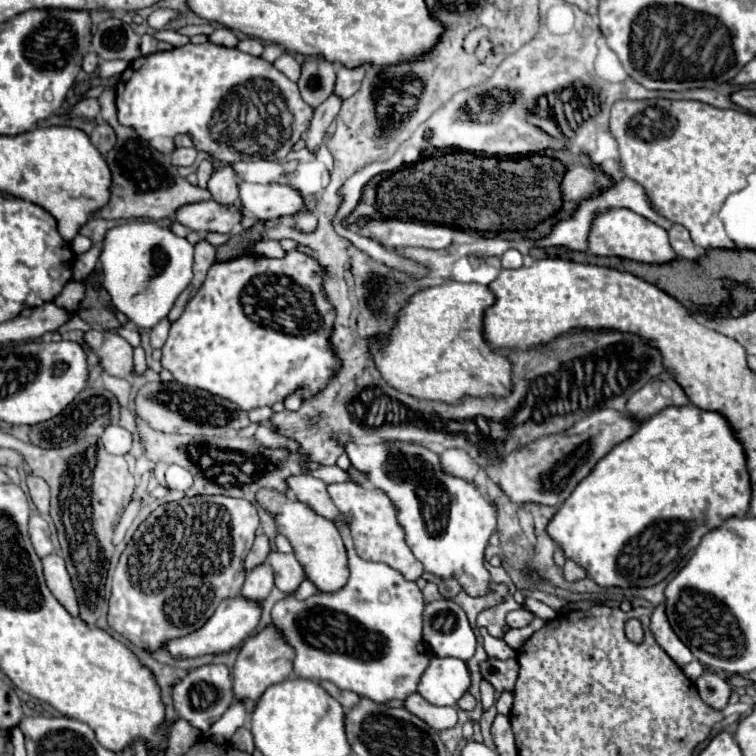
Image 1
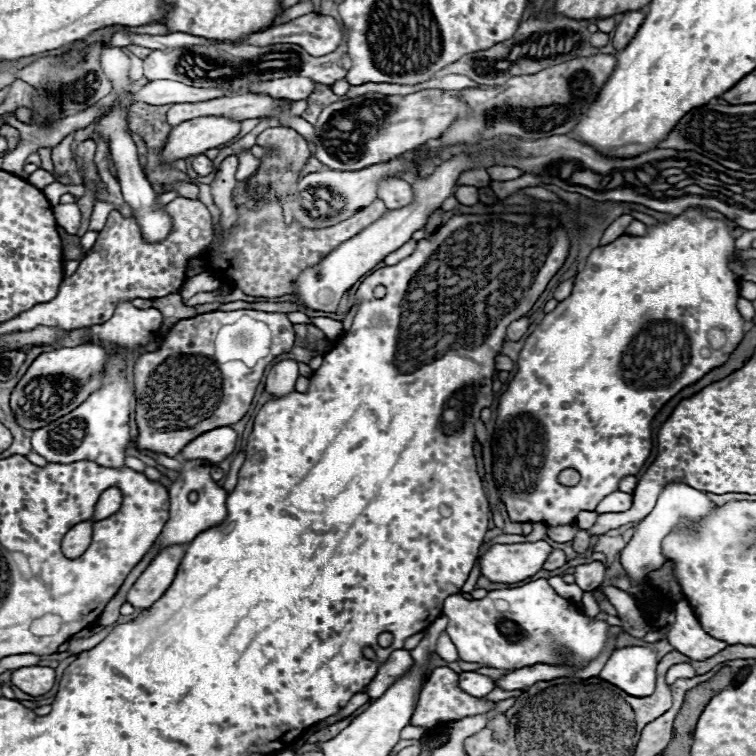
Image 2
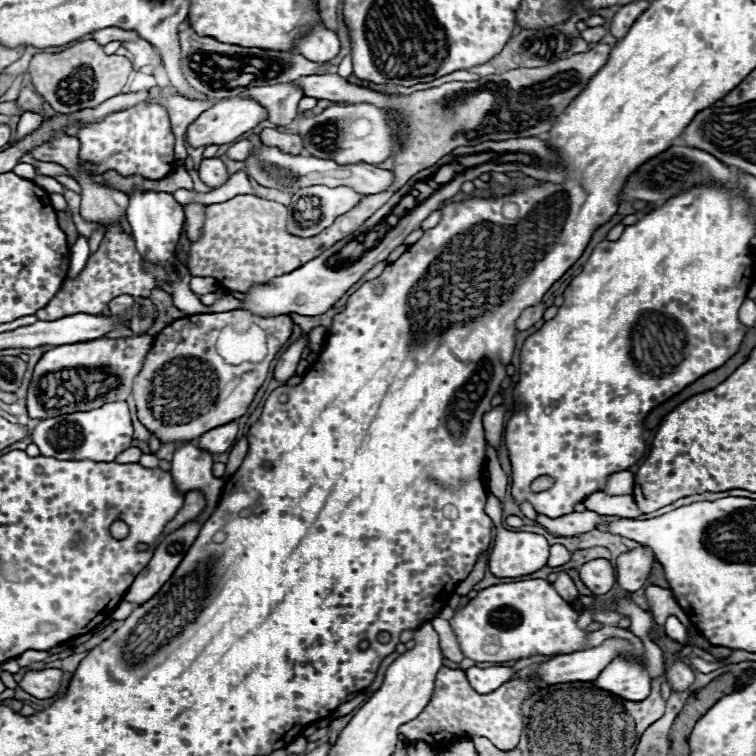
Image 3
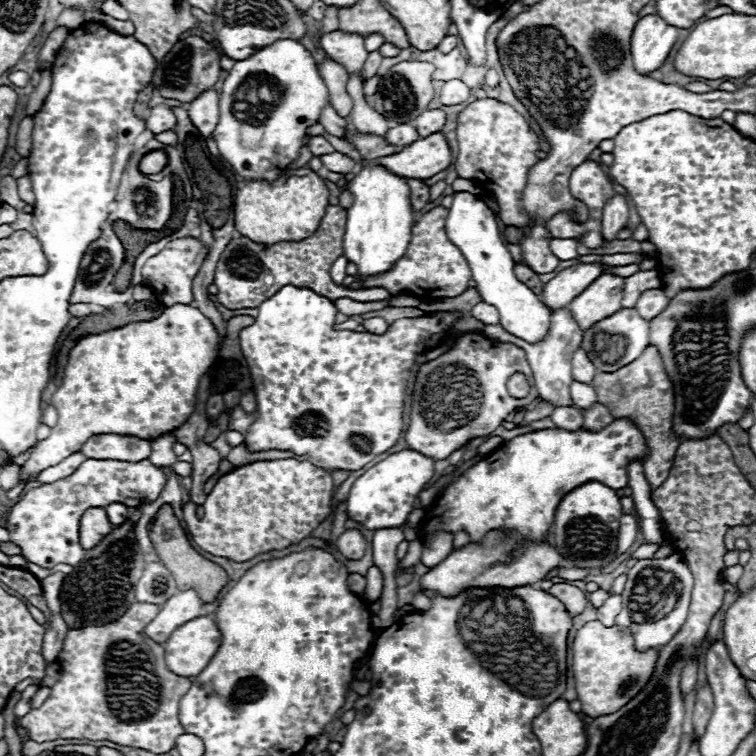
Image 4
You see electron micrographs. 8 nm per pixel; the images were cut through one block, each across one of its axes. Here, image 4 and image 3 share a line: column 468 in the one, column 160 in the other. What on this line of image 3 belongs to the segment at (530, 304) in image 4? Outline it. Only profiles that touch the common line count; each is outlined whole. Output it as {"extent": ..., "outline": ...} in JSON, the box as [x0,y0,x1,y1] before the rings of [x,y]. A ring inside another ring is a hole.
{"extent":[126,190,208,316],"outline":[[[134,190],[132,194],[128,194],[128,198],[130,198],[130,206],[126,210],[126,218],[128,218],[130,228],[132,228],[132,238],[136,242],[136,250],[140,252],[140,256],[146,262],[162,266],[166,270],[174,306],[180,312],[184,312],[186,316],[208,312],[208,306],[204,306],[198,300],[198,296],[188,288],[188,280],[192,276],[190,276],[188,268],[174,254],[178,238],[180,238],[182,224],[184,224],[184,210],[182,210],[182,206],[174,200],[172,194],[166,194],[166,192],[138,192],[138,190]]]}

